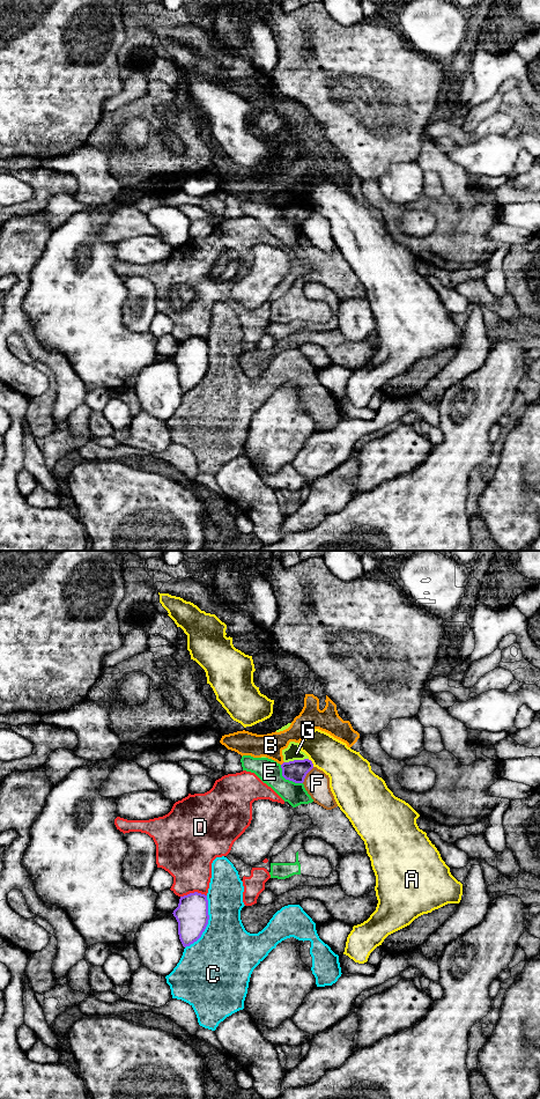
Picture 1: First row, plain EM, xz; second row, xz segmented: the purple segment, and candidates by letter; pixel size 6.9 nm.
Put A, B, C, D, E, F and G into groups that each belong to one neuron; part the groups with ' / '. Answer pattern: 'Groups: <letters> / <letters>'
Groups: A / B G / C / D / E / F

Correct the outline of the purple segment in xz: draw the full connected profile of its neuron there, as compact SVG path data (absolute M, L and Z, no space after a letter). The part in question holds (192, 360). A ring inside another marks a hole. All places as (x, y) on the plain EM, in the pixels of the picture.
M194 337L180 341L172 359L178 367L178 379L183 391L190 391L201 382L208 369L207 340Z

